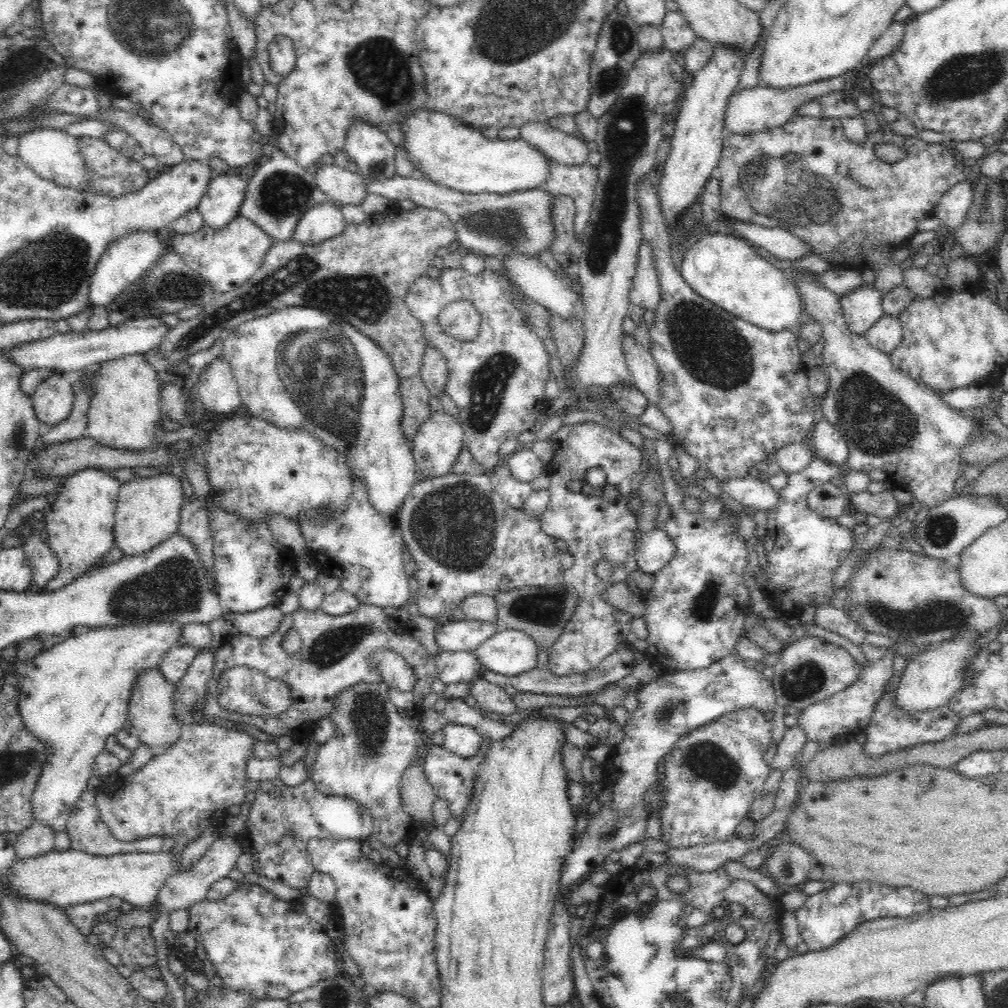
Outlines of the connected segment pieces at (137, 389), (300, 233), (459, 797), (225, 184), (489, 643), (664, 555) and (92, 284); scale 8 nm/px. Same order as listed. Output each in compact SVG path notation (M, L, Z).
M138 353L135 355L121 356L120 358L110 359L93 366L80 370L79 375L88 379L89 388L92 392L89 394L90 402L87 412L87 430L89 436L96 442L120 449L132 449L136 451L144 450L146 447L155 447L164 444L166 430L161 423L161 405L160 392L161 384L158 381L158 374L154 367L146 360L144 355Z
M326 201L302 214L295 226L292 240L302 245L316 245L340 235L346 225L341 207Z
M483 738L478 753L472 756L472 759L462 759L456 754L446 751L443 746L436 745L424 758L424 774L426 775L426 779L428 779L428 783L434 788L437 797L446 799L450 803L448 808L452 817L457 817L458 819L463 818L464 811L468 807L470 800L472 800L476 770L482 764L484 756L488 756L488 750L490 750L491 744L491 739Z
M237 175L213 177L197 206L204 224L216 230L226 228L228 222L239 215L246 189L247 182Z
M507 628L494 633L473 651L488 670L504 676L516 676L537 666L538 644L524 631Z
M655 529L646 534L634 536L634 556L637 569L654 575L654 572L662 570L668 560L676 554L676 545L668 533L662 529Z
M134 231L126 233L122 238L110 244L108 250L100 256L98 264L89 283L89 303L93 306L111 308L122 291L128 290L152 267L152 264L161 256L165 245L160 242L156 231Z

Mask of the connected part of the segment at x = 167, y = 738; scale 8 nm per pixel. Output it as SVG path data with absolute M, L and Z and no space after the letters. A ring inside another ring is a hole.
M158 666L143 670L135 680L129 698L127 721L129 727L140 739L140 743L152 747L154 753L160 754L180 739L181 723L173 708L175 686L164 678Z

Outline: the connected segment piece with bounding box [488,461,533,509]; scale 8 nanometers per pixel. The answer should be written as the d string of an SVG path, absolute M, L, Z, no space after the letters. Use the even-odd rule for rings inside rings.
M506 461L498 463L488 473L492 488L495 488L495 491L512 508L520 509L530 492L533 491L529 482L520 482L517 478L514 478Z

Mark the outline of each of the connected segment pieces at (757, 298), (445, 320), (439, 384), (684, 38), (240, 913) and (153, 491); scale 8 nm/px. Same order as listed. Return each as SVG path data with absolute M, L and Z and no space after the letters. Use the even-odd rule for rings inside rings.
M709 232L704 233L704 236L701 237L684 252L680 264L682 277L698 295L720 306L725 312L742 318L758 328L780 332L786 329L795 330L800 326L801 321L805 319L802 300L794 282L786 272L760 257L748 240L735 238L728 234Z
M467 301L462 304L462 314L442 310L438 316L439 328L459 344L467 344L471 341L477 335L480 324L480 315Z
M429 344L424 348L419 375L431 396L440 398L444 394L448 381L447 360L437 348Z
M679 10L666 13L660 30L664 40L663 46L672 52L686 50L694 44L697 38Z
M242 882L220 900L195 902L188 912L201 954L214 964L216 981L247 990L256 1000L287 1000L293 992L341 974L323 922L306 915L300 898L282 900L260 885Z
M168 469L168 473L155 476L136 477L120 485L119 497L116 503L114 544L124 555L139 555L154 548L169 536L178 531L180 523L180 510L184 504L184 490L179 473Z

